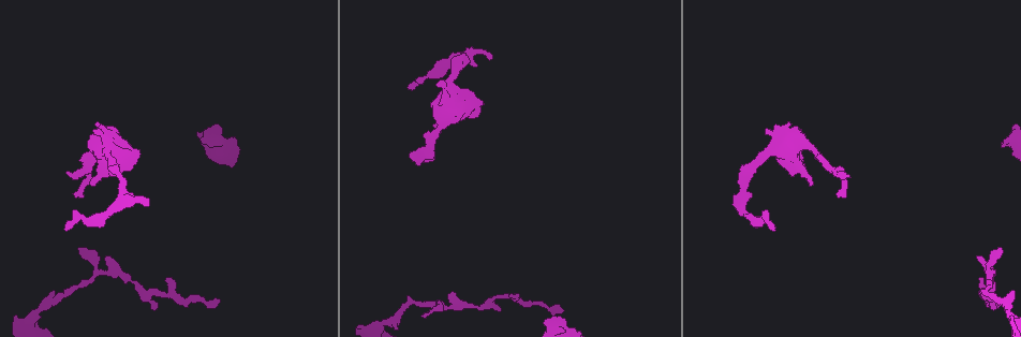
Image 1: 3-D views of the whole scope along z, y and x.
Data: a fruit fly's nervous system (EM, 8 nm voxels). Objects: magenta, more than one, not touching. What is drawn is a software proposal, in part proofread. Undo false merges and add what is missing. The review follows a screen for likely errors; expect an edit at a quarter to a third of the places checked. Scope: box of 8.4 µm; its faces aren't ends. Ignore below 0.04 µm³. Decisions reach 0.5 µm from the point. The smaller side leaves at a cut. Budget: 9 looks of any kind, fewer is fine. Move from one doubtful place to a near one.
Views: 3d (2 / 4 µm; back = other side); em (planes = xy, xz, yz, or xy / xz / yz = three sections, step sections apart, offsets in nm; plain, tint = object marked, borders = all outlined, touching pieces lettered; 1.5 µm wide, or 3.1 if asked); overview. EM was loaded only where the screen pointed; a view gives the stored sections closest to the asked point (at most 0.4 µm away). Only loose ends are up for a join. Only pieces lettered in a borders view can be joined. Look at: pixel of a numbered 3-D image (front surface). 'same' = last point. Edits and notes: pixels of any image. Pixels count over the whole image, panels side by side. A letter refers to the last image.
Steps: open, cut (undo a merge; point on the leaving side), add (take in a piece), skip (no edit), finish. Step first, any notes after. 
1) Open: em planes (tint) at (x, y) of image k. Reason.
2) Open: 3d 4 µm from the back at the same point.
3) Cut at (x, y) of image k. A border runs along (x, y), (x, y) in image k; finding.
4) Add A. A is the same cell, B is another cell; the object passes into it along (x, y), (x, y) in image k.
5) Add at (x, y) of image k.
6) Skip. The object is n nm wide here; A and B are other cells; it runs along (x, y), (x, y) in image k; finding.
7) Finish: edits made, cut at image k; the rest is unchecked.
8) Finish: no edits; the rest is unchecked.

Open: 3d 4 µm at (510, 294) of image 1.

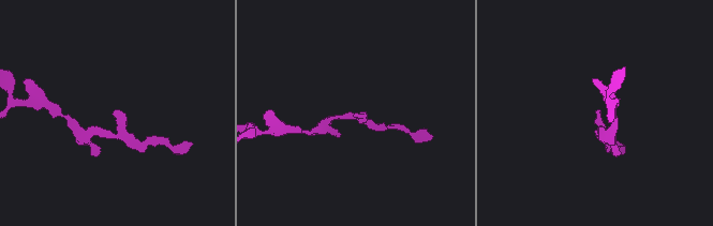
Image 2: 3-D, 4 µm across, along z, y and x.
Open: em planes (borders) at (598, 111) of image 2. Need the tissue.

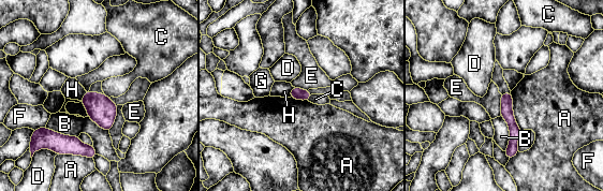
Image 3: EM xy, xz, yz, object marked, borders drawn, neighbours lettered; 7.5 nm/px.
Skip. The object is 90 nm wide here; A, B, C, D, E, F, G and H are other cells; no lettered piece goes on from it.

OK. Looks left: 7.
Open: 3d 2 µm at (422, 317) of image 1. Branch stops here.

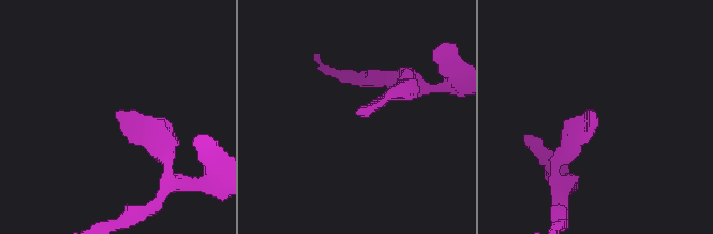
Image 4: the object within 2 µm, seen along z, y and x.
Open: em planes (tint) at (357, 114) of image 4.

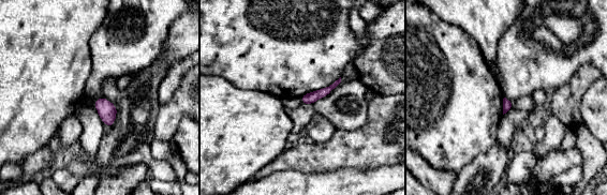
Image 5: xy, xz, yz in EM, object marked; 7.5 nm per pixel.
Open: em planes (borders) at the same point.

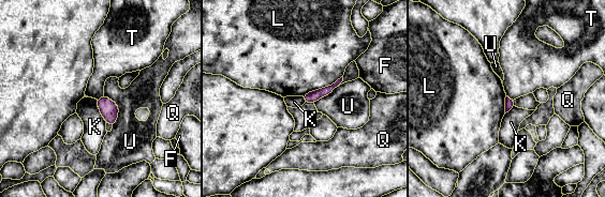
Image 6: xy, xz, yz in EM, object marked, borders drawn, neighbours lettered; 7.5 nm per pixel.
Skip. F, K, L, Q, T and U are other cells; a border runs along (96, 100), (105, 122) in image 6; none of them fits.

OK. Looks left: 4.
Open: 3d 2 µm at (68, 227) of image 1.

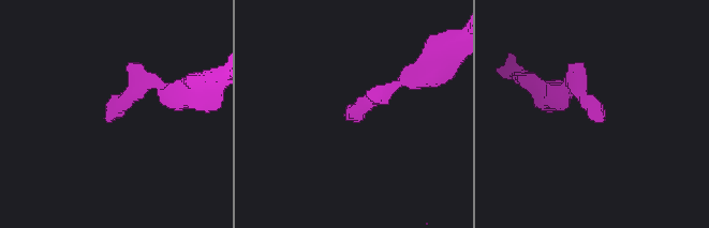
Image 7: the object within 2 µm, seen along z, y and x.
Open: em planes (borders) at (602, 118) of image 7. Need the tissue.

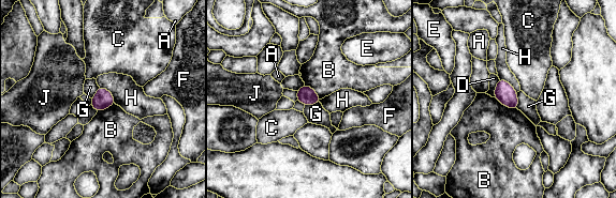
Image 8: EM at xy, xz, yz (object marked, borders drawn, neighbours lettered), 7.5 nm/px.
Skip. The longest contact is with B, 200 nm; A, B, C, D, E, F, G, H and J are other cells; none of them fits.

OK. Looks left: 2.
Open: em planes (borders) at (769, 131) of image 1. Thick end.

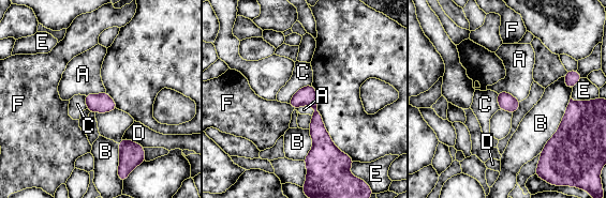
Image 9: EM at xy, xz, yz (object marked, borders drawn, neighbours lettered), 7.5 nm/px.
Skip. The longest contact is with B, 480 nm; A, B, C, D, E and F are other cells; it runs along (309, 88), (318, 131), (310, 164) in image 9; none of them fits.

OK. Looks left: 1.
Finish: no edits; the rest is unchecked.

